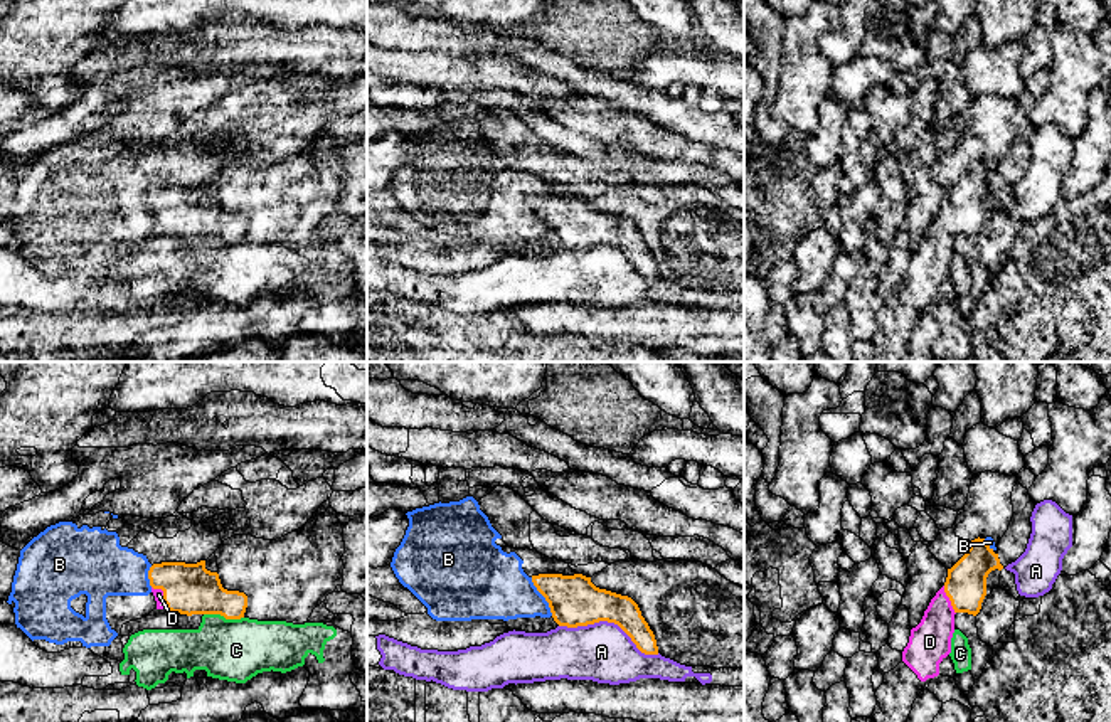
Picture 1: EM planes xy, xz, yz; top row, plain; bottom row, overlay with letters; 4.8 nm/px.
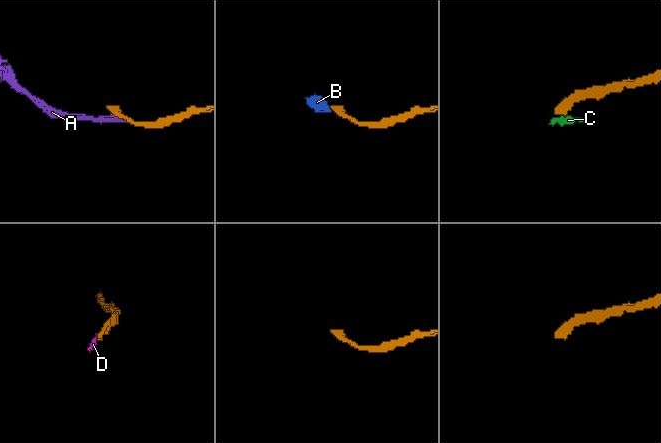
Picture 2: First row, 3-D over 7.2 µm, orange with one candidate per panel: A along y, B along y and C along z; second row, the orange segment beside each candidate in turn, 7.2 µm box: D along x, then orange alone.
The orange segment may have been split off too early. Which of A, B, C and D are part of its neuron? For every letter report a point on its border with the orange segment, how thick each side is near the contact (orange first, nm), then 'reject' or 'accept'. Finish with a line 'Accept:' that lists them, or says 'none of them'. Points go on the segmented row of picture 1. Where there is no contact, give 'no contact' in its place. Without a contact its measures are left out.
A: meets orange in xz at (610, 621); 240 nm thick on the orange side, 280 nm on the other; reject
B: meets orange in xz at (542, 594); 240 nm thick on the orange side, 320 nm on the other; reject
C: meets orange in xy at (224, 616); 240 nm thick on the orange side, 300 nm on the other; reject
D: meets orange in xy at (164, 594); 240 nm thick on the orange side, 50 nm on the other; accept
Accept: D

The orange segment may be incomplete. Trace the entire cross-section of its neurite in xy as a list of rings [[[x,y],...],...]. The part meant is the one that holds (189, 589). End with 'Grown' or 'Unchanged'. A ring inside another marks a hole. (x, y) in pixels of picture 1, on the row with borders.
[[[162,562],[148,571],[157,609],[180,614],[221,614],[226,619],[244,618],[247,596],[222,587],[219,574],[197,564]]]. Grown

